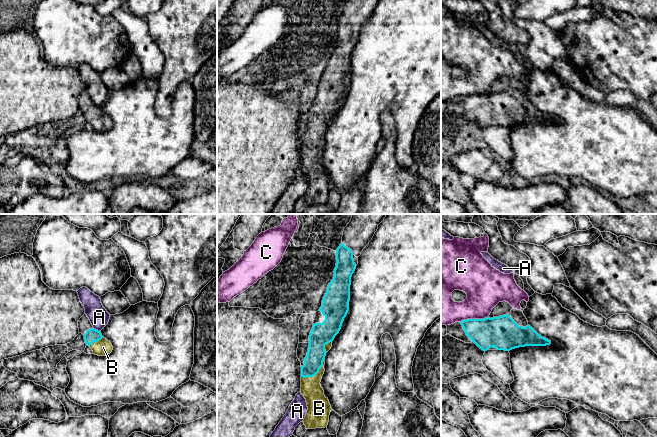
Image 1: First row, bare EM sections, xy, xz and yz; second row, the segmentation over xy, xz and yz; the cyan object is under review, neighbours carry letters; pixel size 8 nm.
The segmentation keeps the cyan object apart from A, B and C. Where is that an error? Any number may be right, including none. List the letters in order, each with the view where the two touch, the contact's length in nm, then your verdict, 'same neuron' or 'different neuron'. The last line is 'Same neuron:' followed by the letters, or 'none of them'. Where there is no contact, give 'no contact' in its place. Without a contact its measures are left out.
A: xy | 70 nm | different neuron
B: xz | 240 nm | same neuron
C: yz | 220 nm | different neuron
Same neuron: B

